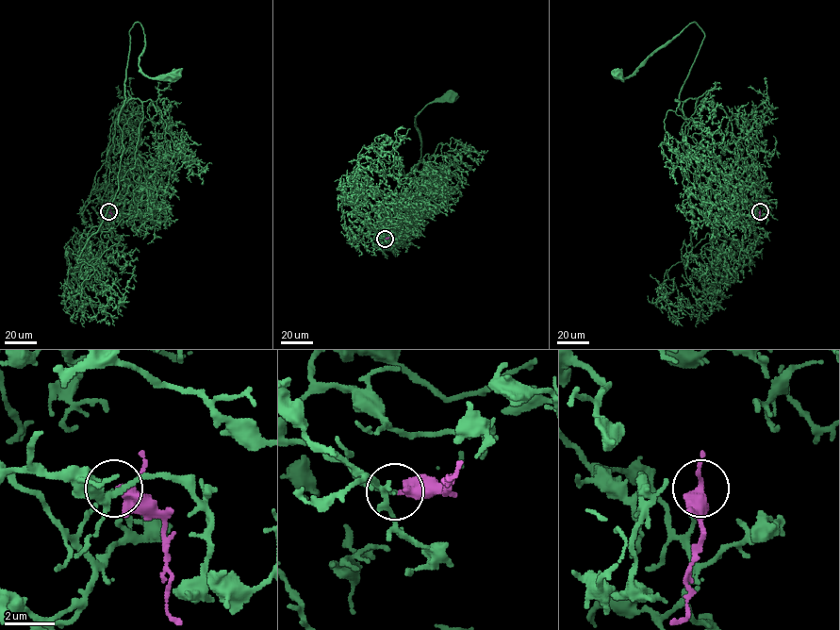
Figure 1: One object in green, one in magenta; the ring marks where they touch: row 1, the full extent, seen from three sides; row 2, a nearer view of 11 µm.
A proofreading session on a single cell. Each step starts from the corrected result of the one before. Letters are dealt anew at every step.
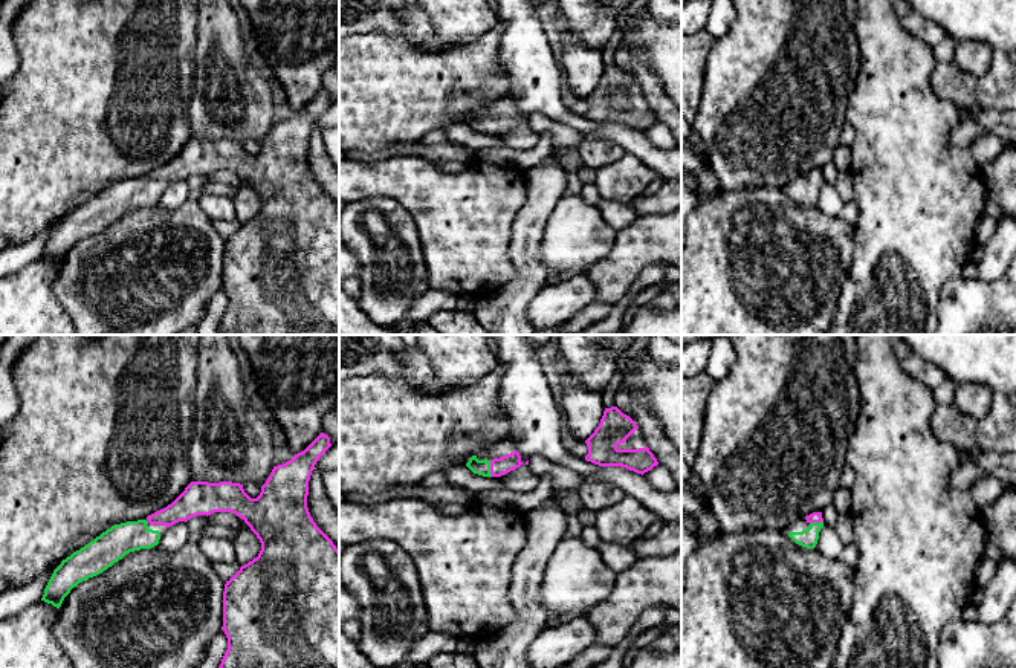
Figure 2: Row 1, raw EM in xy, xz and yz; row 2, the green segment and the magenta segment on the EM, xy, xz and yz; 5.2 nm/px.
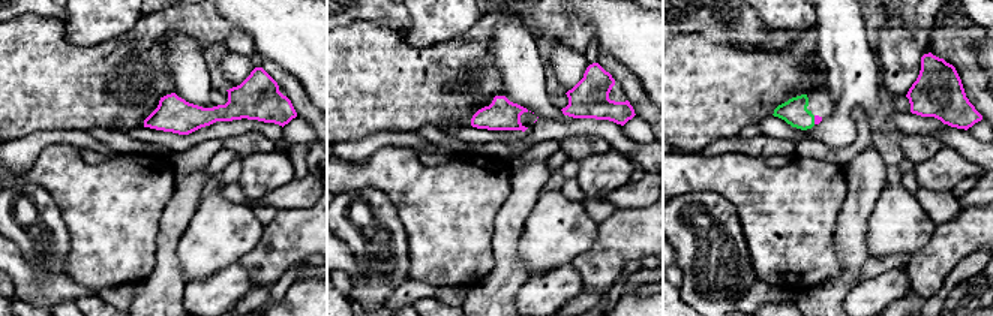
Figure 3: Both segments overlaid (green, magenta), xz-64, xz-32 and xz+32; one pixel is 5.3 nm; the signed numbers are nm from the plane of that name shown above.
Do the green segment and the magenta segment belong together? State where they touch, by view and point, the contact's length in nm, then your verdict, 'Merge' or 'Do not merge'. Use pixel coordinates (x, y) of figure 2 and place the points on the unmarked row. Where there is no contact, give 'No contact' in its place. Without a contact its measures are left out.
Touches green at xz (489, 126). Shared border 90 nm. Merge

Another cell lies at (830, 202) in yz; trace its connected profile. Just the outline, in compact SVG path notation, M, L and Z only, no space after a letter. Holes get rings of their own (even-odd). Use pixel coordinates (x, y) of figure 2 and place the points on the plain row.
M825 183L819 190L819 197L816 202L816 208L820 209L823 214L837 216L840 214L845 202L840 197L839 191L833 183Z

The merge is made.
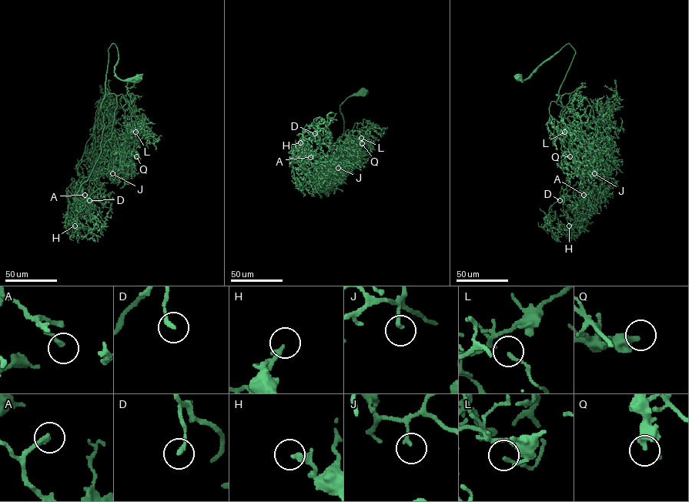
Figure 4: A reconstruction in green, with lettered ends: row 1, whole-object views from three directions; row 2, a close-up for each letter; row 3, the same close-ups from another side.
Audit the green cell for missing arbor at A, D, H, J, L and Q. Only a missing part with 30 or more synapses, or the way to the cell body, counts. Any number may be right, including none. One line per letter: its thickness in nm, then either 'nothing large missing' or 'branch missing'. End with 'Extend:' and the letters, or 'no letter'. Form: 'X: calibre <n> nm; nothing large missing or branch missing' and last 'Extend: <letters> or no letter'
A: calibre 190 nm; nothing large missing
D: calibre 190 nm; nothing large missing
H: calibre 260 nm; nothing large missing
J: calibre 170 nm; nothing large missing
L: calibre 100 nm; nothing large missing
Q: calibre 360 nm; nothing large missing
Extend: no letter

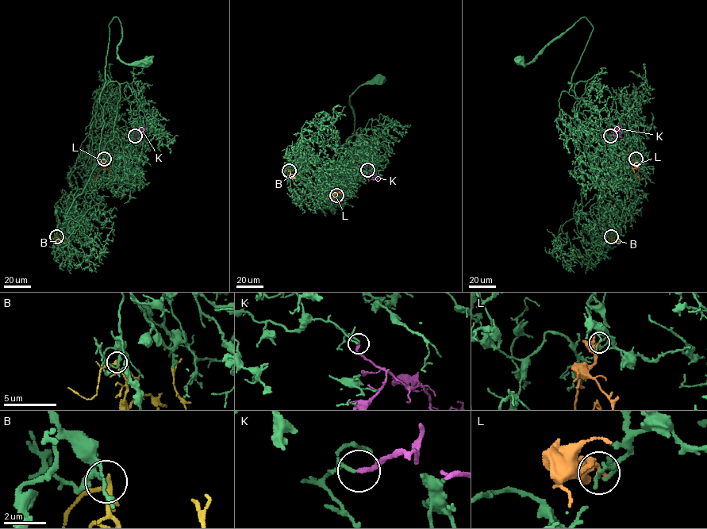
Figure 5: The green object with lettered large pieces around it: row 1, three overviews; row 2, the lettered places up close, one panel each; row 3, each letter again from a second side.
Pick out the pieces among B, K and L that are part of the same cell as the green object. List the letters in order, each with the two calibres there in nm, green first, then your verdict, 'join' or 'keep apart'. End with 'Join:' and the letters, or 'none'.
B: 160/190 nm | keep apart
K: 160/240 nm | keep apart
L: 190/360 nm | keep apart
Join: none

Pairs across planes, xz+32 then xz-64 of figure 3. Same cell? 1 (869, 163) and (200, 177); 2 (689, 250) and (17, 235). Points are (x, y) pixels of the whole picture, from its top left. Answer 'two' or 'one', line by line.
1: one
2: one

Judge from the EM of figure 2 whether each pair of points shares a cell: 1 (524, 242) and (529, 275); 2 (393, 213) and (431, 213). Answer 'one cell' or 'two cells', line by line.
1: one cell
2: two cells

